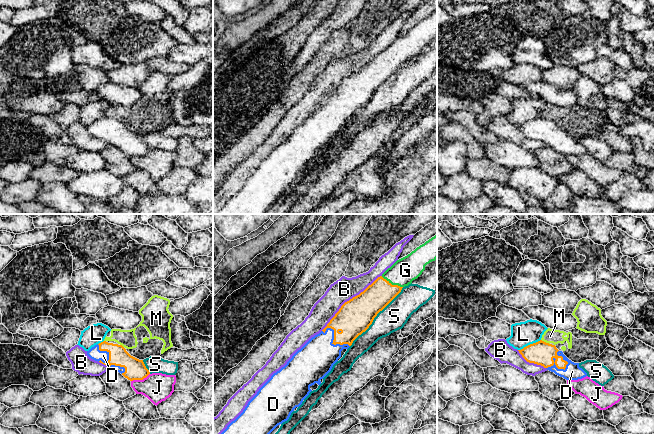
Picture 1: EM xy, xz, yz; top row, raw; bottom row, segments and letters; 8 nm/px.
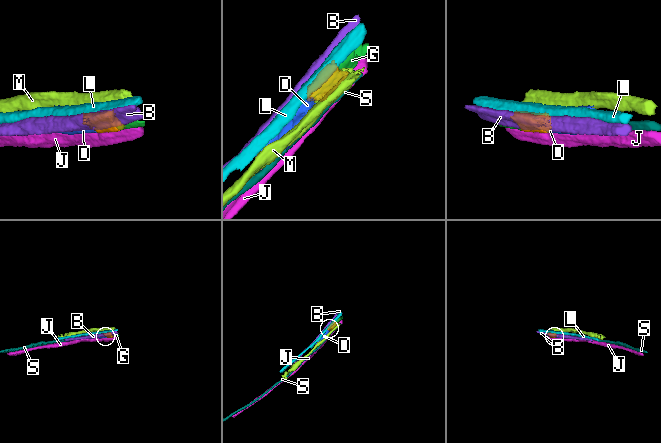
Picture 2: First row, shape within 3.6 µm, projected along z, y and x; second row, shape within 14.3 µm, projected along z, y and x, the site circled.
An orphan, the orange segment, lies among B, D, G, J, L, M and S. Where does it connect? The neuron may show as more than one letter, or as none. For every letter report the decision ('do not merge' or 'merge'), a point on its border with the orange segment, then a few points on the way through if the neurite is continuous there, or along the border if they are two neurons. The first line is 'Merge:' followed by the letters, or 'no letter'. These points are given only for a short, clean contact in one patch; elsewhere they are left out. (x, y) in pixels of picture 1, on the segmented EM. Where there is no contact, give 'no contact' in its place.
Merge: D, G
B: do not merge; meets orange in xz at (350, 299)
D: merge; meets orange in xy at (107, 362)
G: merge; meets orange in xz at (391, 284); runs through xz (380, 293), (391, 284), (405, 270)
J: do not merge; meets orange in xy at (140, 379)
L: do not merge; meets orange in yz at (530, 344)
M: do not merge; meets orange in yz at (545, 342)
S: do not merge; meets orange in xz at (375, 316)

